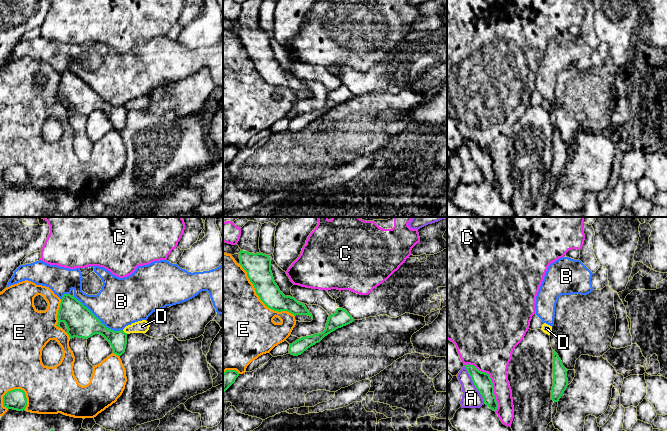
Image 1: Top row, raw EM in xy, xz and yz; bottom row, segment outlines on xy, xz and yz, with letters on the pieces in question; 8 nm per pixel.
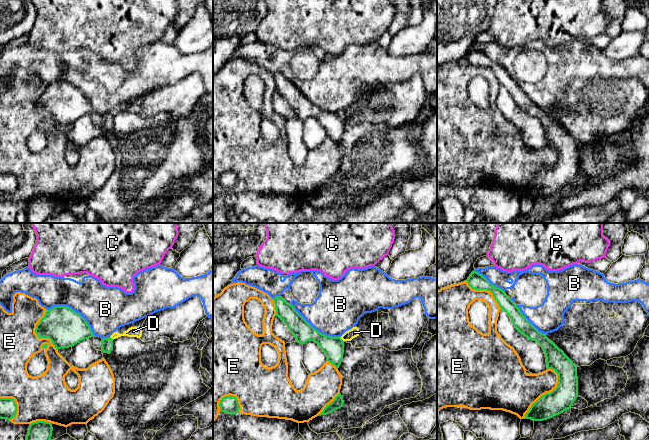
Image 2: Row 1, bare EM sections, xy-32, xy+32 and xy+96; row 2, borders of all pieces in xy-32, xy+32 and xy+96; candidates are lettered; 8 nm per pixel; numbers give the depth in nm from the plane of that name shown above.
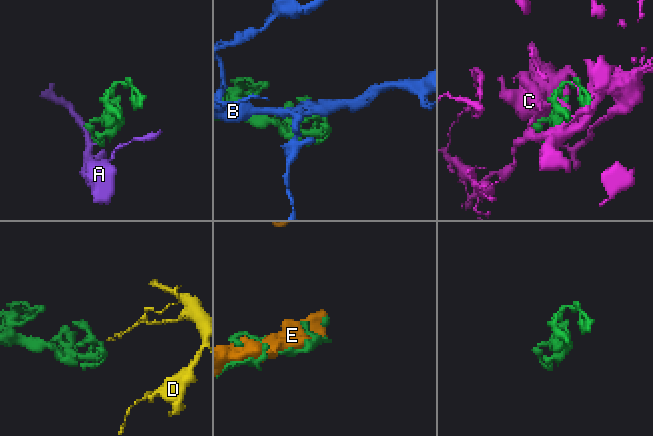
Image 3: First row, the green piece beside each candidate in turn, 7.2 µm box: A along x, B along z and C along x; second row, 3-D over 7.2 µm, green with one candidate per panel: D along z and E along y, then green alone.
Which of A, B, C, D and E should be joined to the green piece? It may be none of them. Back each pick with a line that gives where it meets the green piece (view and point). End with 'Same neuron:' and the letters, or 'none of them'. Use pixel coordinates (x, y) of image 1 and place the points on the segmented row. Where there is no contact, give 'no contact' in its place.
Same neuron: none of them

